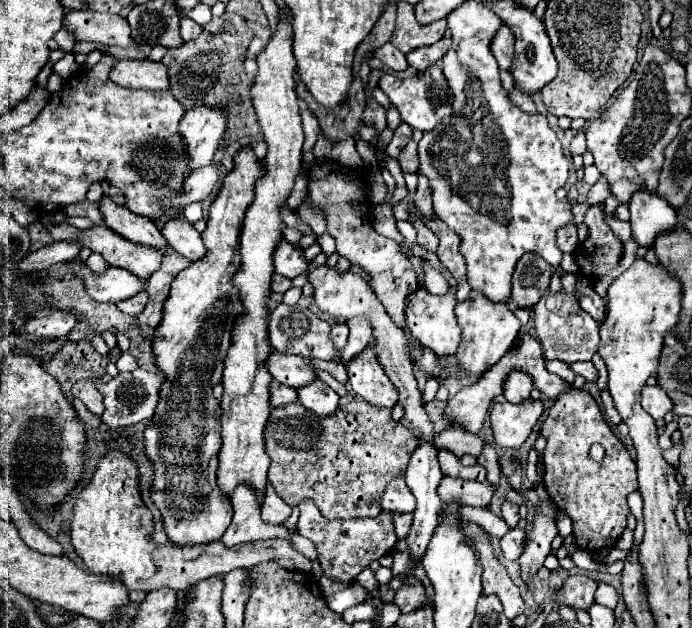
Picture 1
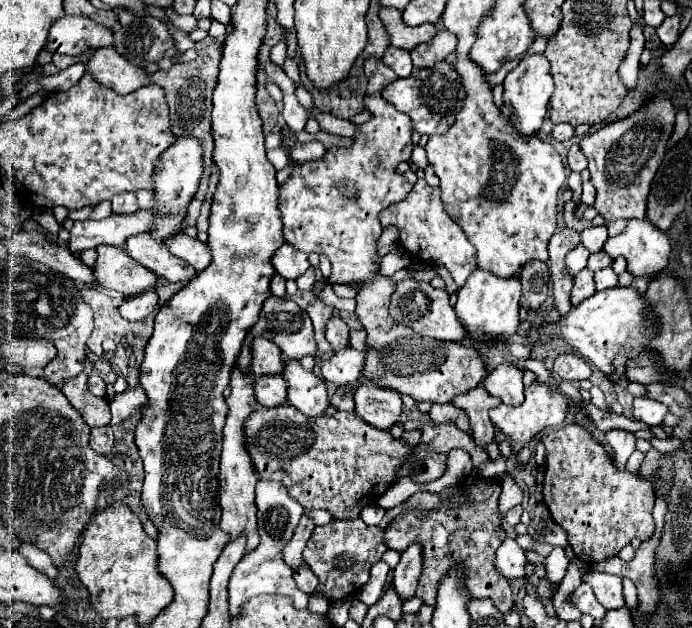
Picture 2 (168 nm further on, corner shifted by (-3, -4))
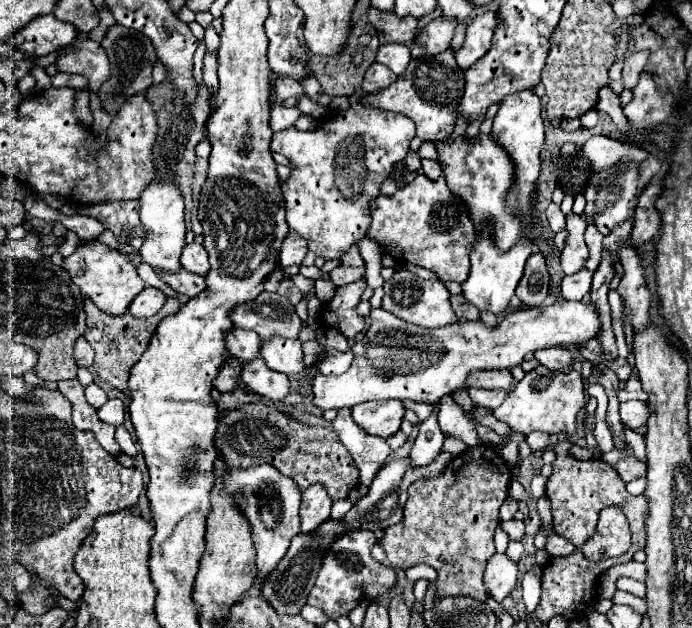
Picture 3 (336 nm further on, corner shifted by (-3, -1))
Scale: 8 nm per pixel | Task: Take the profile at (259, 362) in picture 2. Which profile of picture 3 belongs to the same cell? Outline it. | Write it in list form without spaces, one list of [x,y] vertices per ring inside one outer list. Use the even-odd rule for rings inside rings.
[[[232,327],[224,333],[224,341],[226,341],[226,349],[238,361],[250,361],[260,355],[260,339],[252,331]]]

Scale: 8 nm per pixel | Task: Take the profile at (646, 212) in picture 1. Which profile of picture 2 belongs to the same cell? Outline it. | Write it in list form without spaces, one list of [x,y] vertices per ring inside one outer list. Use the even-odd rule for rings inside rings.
[[[648,218],[630,220],[622,234],[606,240],[604,252],[612,258],[624,256],[634,276],[654,276],[668,264],[670,236]]]

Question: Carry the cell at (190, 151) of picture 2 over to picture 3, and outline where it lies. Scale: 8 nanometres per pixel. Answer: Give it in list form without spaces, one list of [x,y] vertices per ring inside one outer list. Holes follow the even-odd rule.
[[[170,181],[168,183],[150,183],[144,189],[140,203],[142,203],[140,219],[142,219],[144,227],[148,229],[148,241],[140,249],[142,261],[164,273],[176,273],[182,267],[180,255],[184,249],[184,235],[186,235],[182,193],[176,191],[176,185],[172,185]]]

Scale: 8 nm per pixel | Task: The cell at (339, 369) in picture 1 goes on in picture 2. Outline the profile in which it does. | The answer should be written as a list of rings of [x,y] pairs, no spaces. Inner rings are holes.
[[[342,384],[342,386],[336,388],[336,392],[332,396],[332,406],[336,406],[338,410],[354,412],[354,400],[352,400],[352,388],[350,388],[350,384]]]

